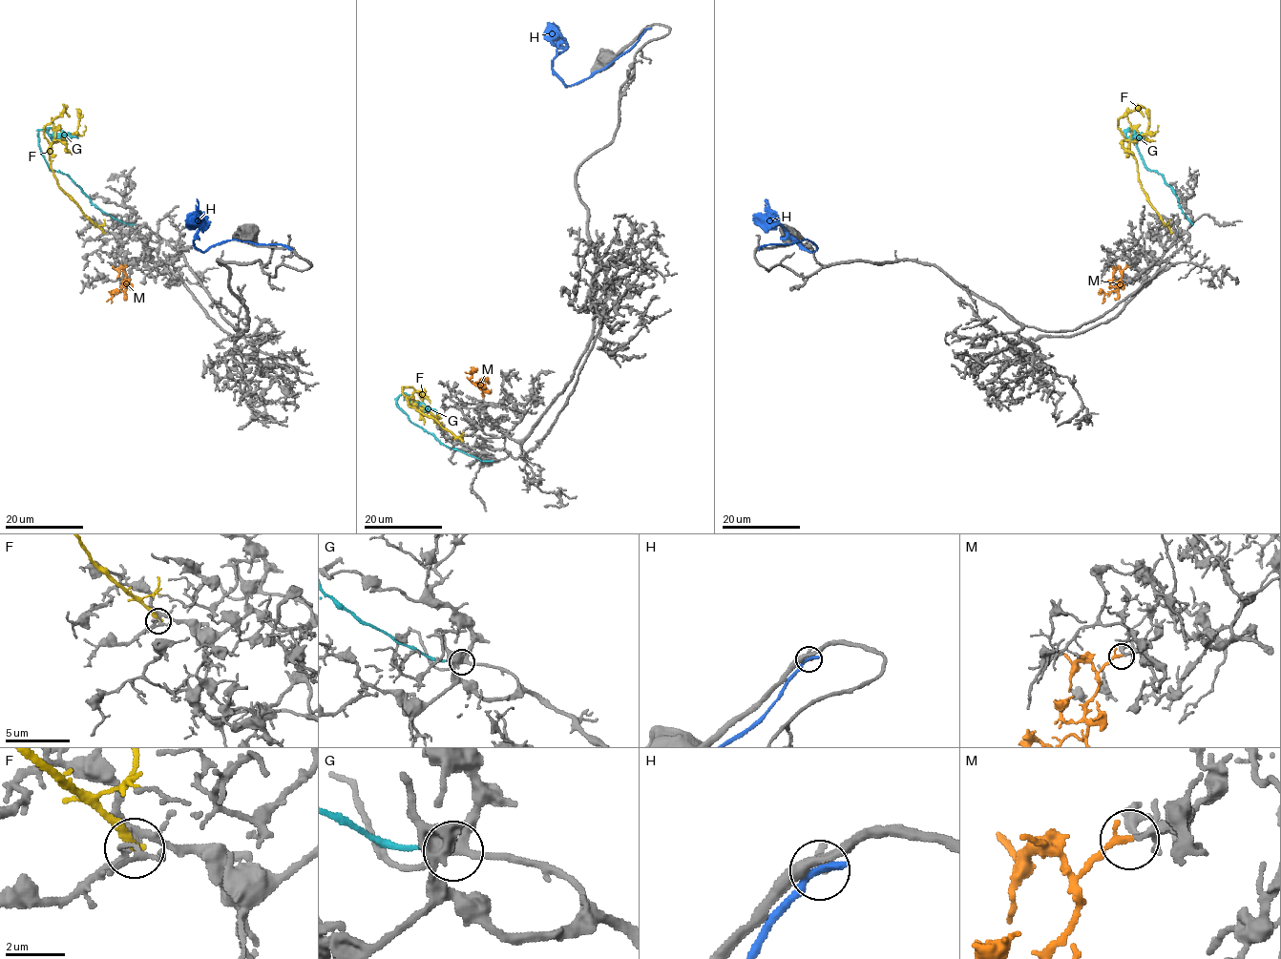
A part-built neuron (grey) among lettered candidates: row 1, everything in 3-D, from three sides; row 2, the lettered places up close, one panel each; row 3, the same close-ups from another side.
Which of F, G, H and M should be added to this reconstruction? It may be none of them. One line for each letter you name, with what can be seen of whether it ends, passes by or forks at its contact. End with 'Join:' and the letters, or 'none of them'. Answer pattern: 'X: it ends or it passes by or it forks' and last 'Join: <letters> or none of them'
M: it ends
Join: M

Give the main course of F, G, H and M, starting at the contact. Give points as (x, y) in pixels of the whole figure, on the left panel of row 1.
F: (104, 233), (58, 185), (51, 168), (50, 142), (44, 135), (44, 127), (63, 110), (70, 116)
G: (134, 224), (121, 222), (95, 207), (65, 174), (51, 170), (38, 143), (38, 130), (52, 136), (78, 137)
H: (289, 247), (241, 239), (223, 240), (200, 251), (195, 246), (194, 236), (205, 225), (190, 218)
M: (125, 267), (126, 288), (111, 292), (111, 302)

